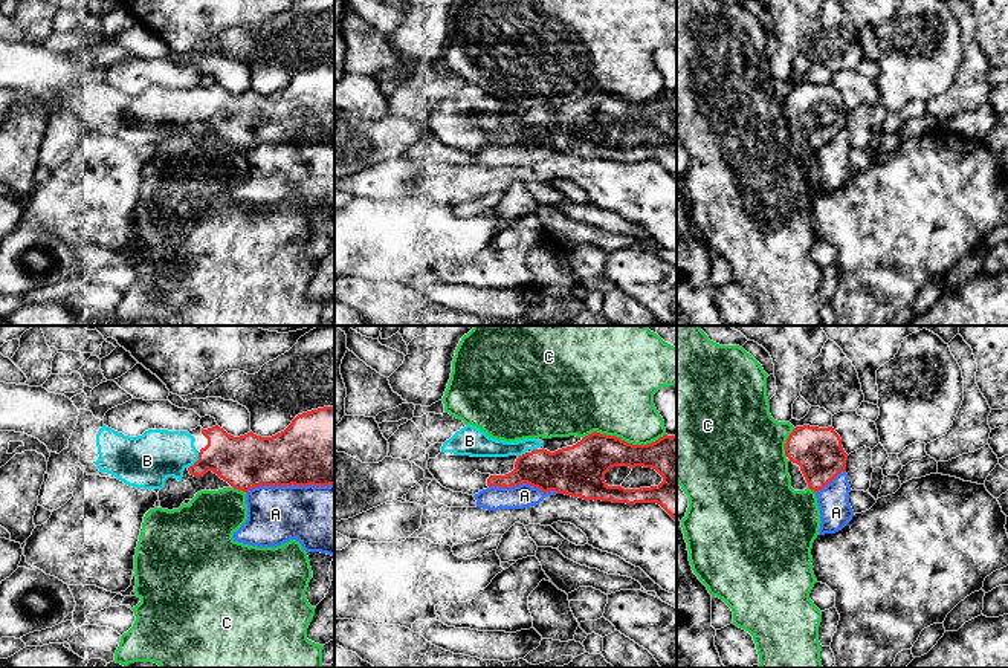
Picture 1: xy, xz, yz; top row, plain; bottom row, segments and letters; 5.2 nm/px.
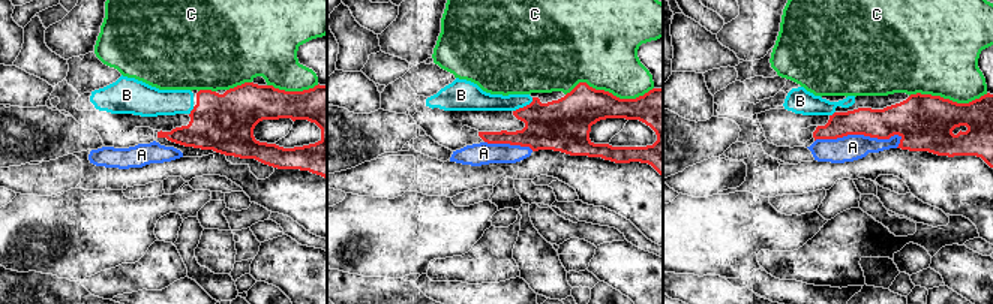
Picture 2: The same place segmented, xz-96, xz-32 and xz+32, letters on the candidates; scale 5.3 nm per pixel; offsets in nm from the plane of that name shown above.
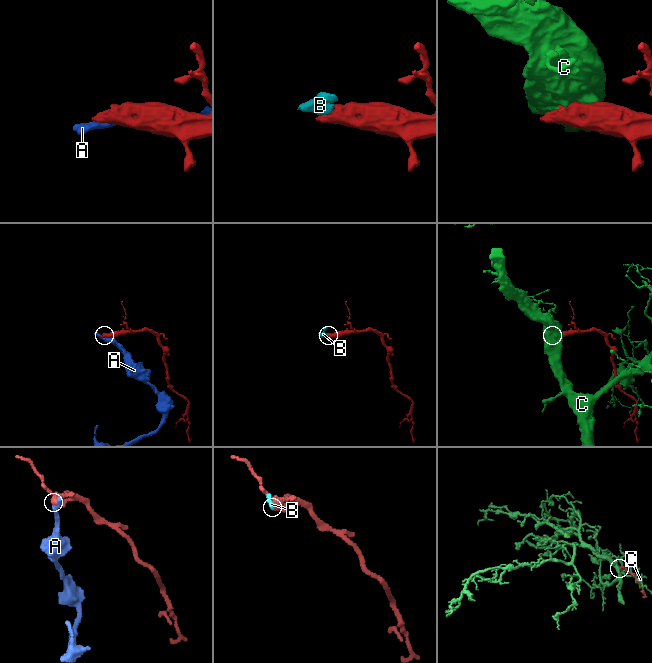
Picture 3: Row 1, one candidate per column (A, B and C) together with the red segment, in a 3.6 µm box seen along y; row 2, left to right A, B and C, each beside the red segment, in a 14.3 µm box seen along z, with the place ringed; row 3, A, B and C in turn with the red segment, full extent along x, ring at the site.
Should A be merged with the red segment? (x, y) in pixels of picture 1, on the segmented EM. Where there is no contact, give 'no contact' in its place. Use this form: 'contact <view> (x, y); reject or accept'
contact xy (289, 485); reject

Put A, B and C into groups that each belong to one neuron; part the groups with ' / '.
A / B / C

